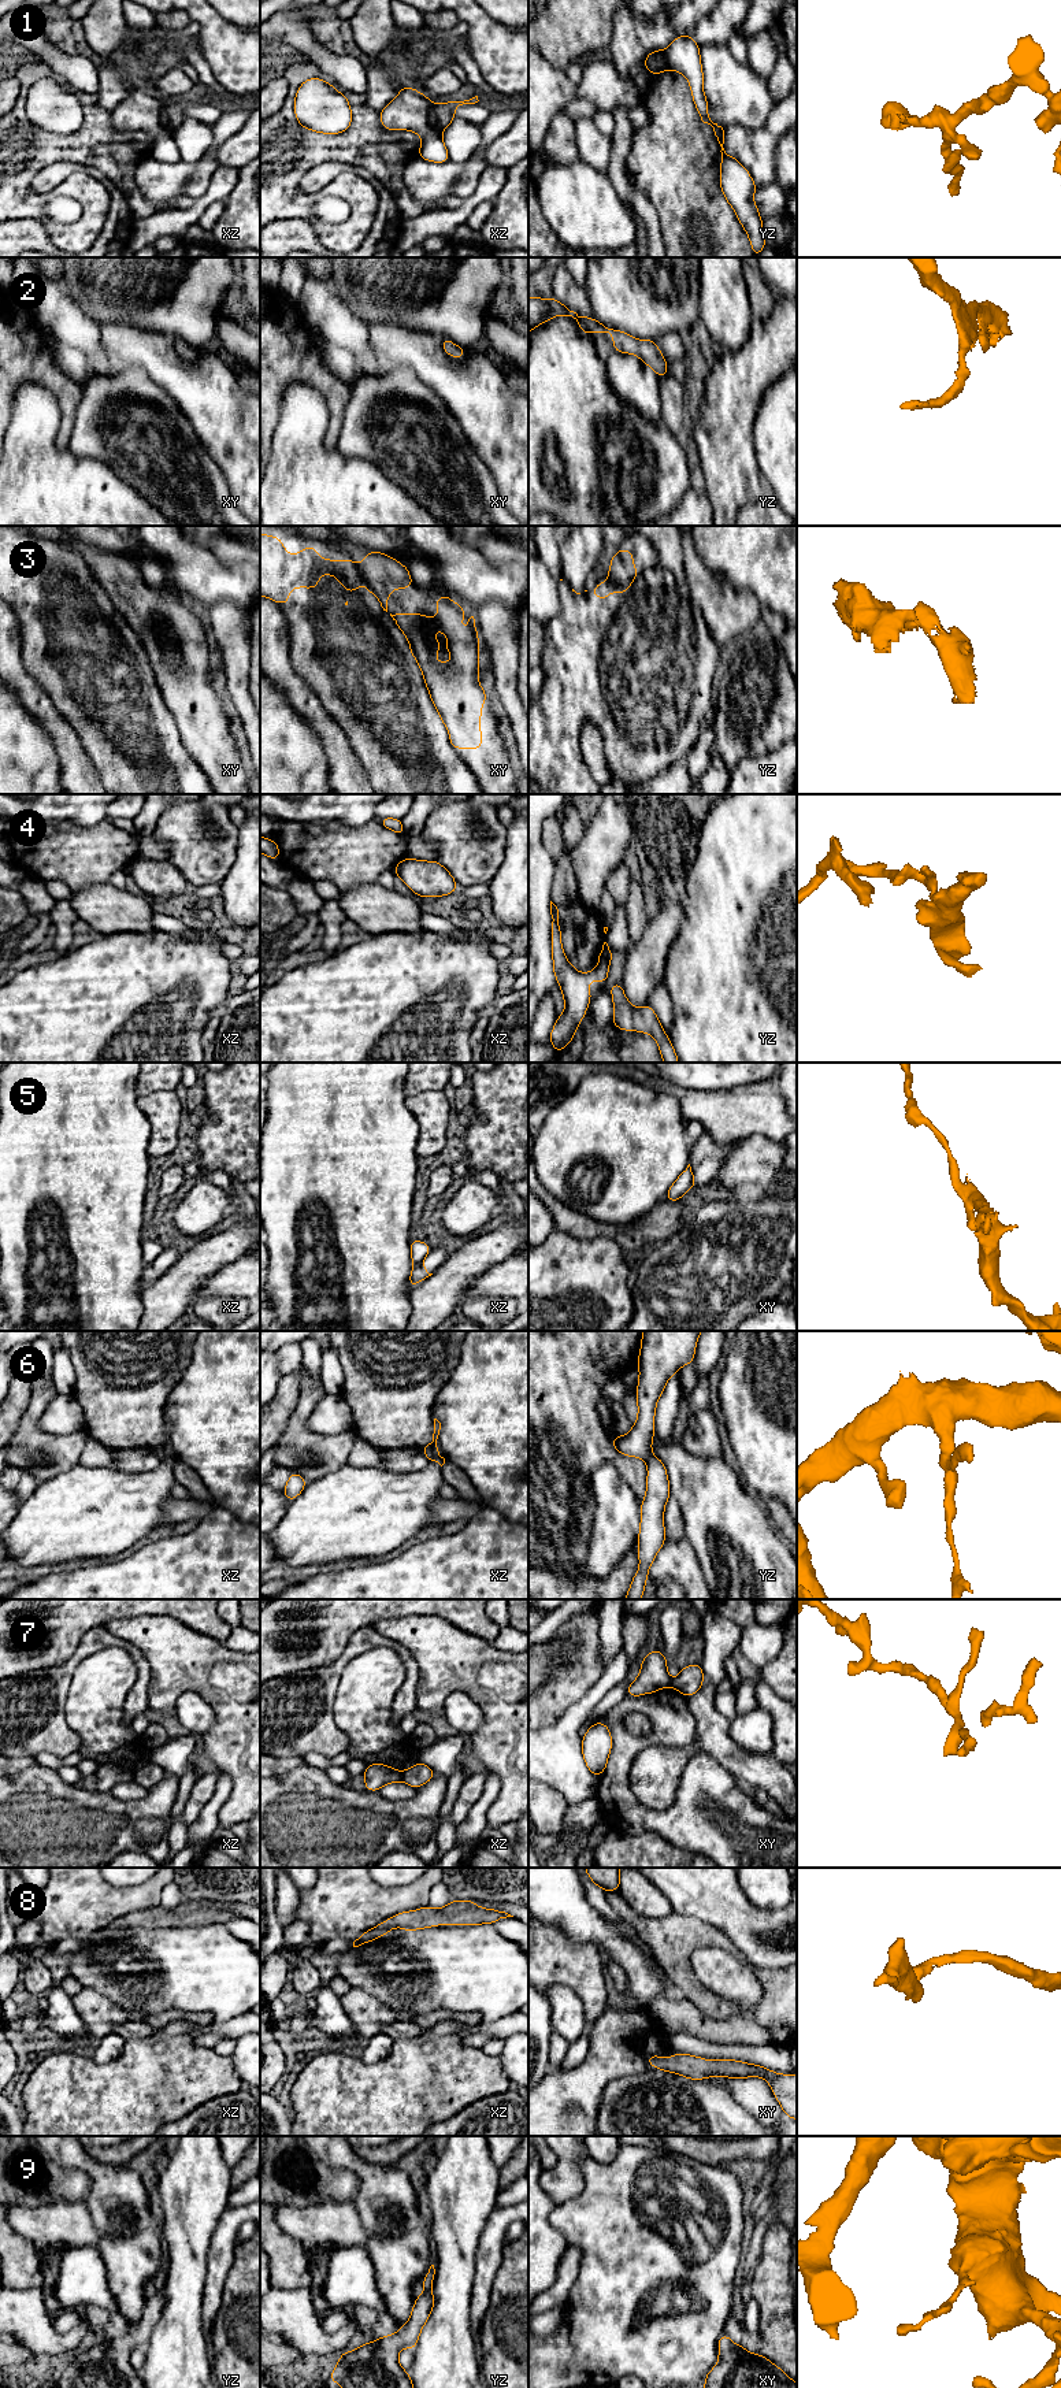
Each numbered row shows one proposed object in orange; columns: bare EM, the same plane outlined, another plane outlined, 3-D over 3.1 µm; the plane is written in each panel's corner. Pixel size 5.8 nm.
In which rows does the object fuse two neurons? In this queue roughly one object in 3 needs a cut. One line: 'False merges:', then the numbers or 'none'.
False merges: 1, 3, 4, 5, 6, 7

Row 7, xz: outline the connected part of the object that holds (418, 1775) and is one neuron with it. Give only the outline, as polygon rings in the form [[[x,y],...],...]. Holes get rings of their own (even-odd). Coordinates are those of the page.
[[[418,1762],[412,1768],[402,1772],[402,1781],[413,1788],[419,1788],[434,1777],[434,1770]]]

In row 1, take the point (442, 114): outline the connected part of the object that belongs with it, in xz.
[[[475,96],[475,97],[472,97],[470,100],[464,100],[464,101],[448,101],[448,103],[442,103],[442,104],[434,104],[433,108],[431,108],[431,122],[433,122],[433,126],[437,130],[442,131],[455,119],[455,110],[459,105],[475,104],[478,101],[479,101],[478,96]]]

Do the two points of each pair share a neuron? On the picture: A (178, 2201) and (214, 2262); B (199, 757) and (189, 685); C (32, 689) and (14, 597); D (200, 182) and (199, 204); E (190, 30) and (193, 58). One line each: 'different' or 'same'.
A: different
B: same
C: different
D: different
E: same

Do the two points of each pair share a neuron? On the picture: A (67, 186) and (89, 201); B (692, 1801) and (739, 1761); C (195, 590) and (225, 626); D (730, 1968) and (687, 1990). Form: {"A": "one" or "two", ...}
{"A": "one", "B": "two", "C": "two", "D": "two"}

